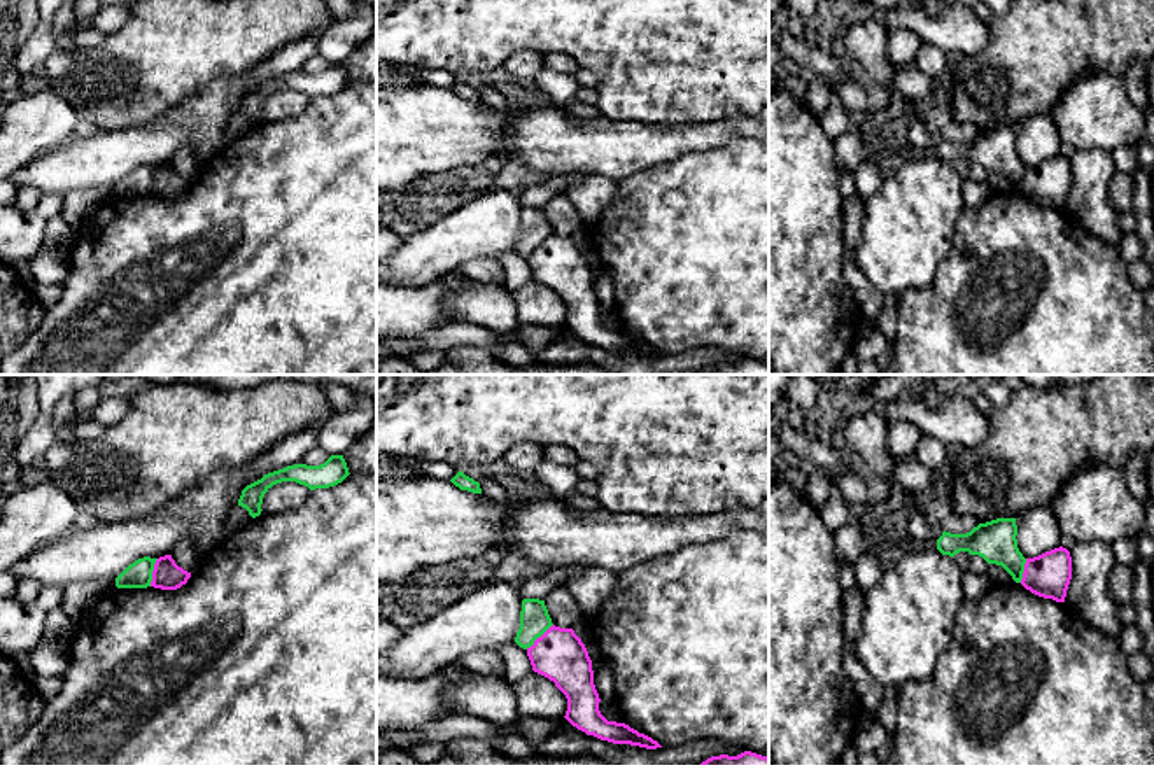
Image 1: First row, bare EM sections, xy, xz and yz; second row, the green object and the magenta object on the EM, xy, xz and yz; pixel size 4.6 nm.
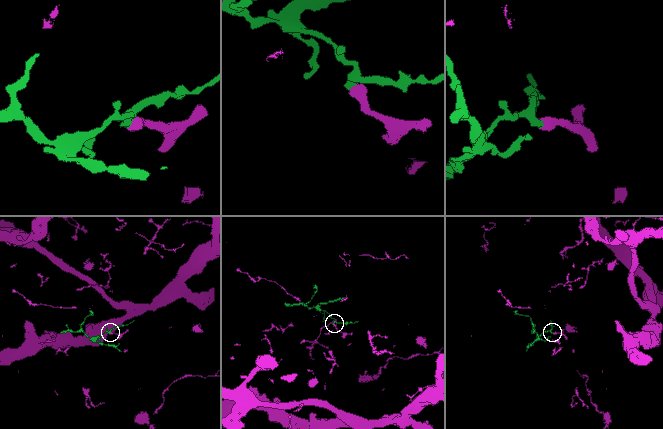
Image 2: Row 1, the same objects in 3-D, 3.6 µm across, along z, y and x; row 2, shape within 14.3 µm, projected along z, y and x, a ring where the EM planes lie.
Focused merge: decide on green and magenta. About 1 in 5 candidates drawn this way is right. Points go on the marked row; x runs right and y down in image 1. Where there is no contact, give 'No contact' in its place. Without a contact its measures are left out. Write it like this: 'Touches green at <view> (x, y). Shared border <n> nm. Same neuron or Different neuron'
Touches green at xz (538, 636). Shared border 170 nm. Different neuron

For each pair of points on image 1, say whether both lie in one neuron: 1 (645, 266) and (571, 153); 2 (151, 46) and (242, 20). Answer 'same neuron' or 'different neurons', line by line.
1: different neurons
2: same neuron

